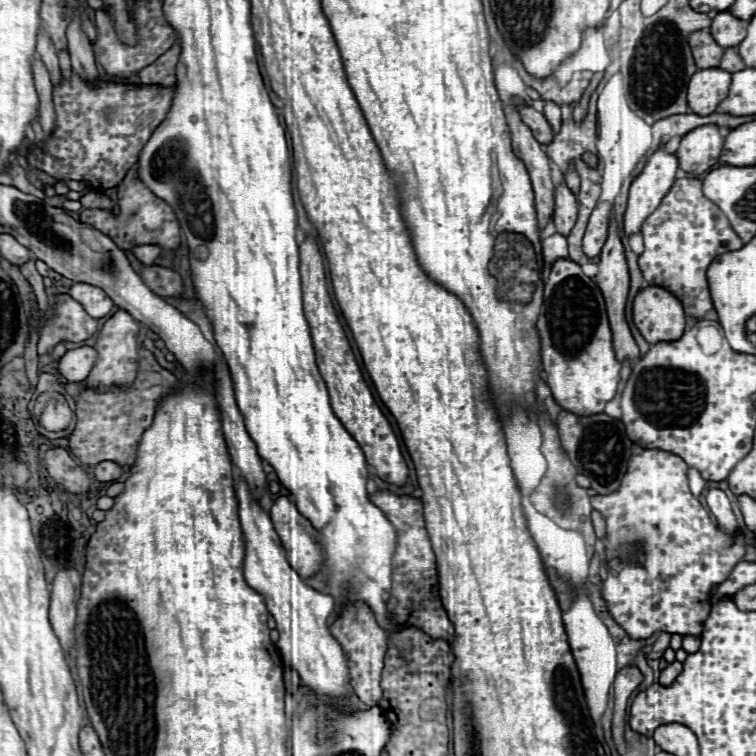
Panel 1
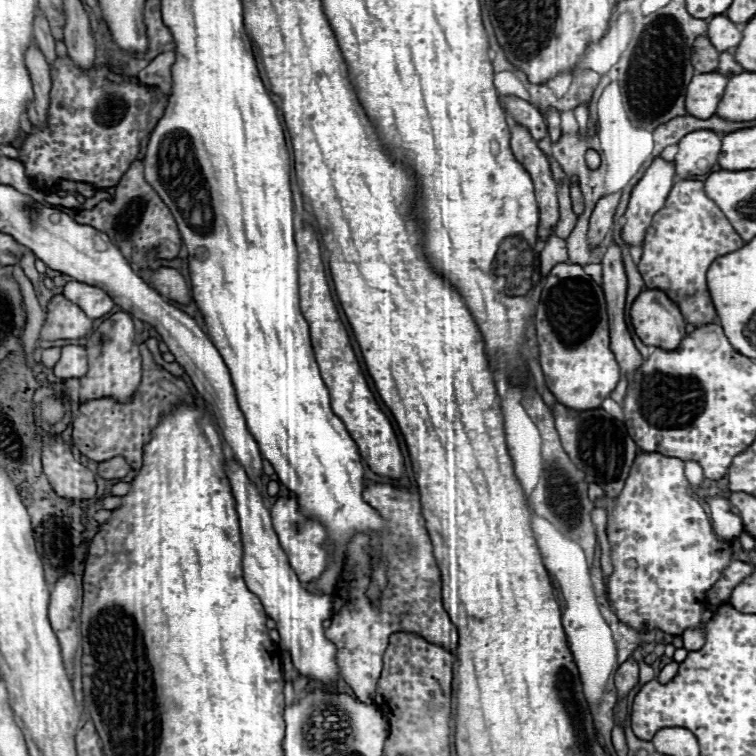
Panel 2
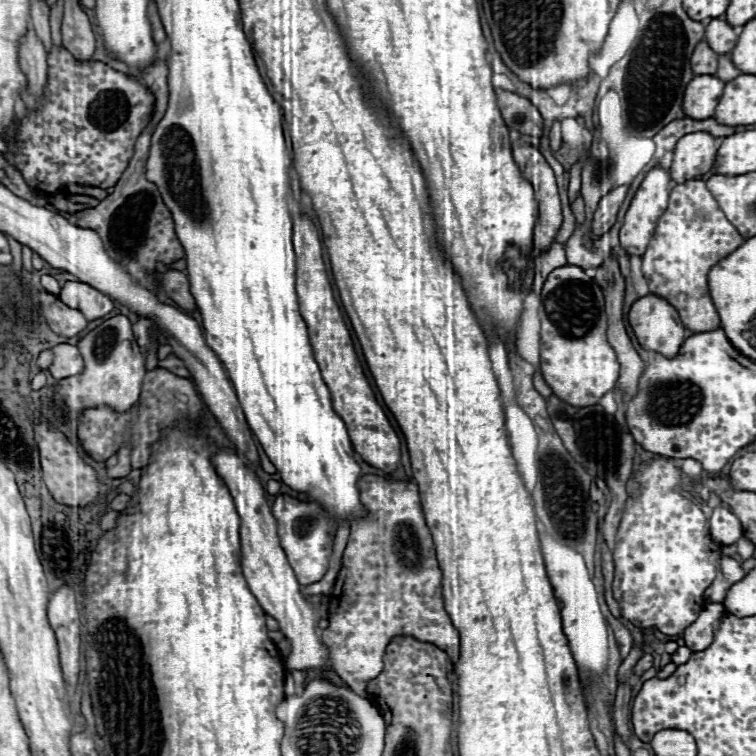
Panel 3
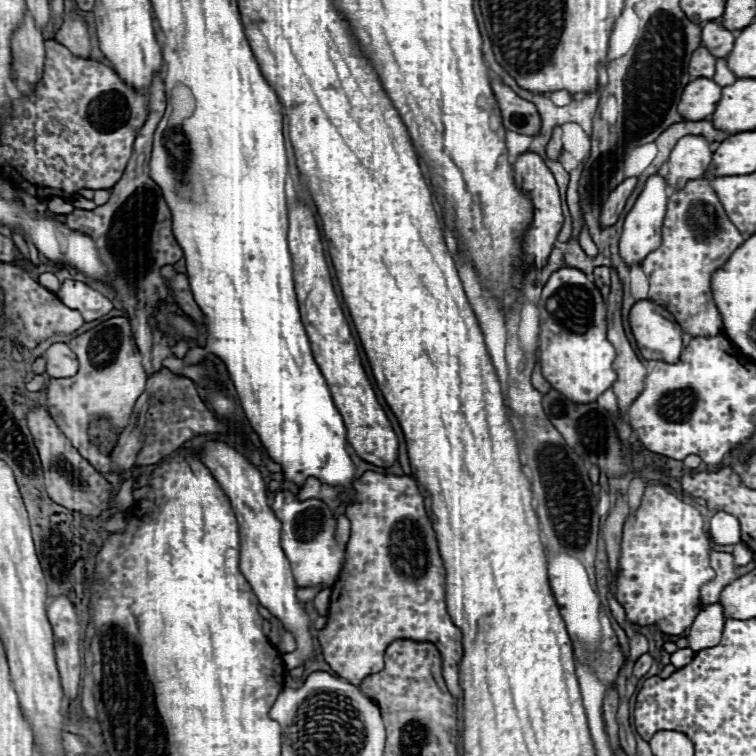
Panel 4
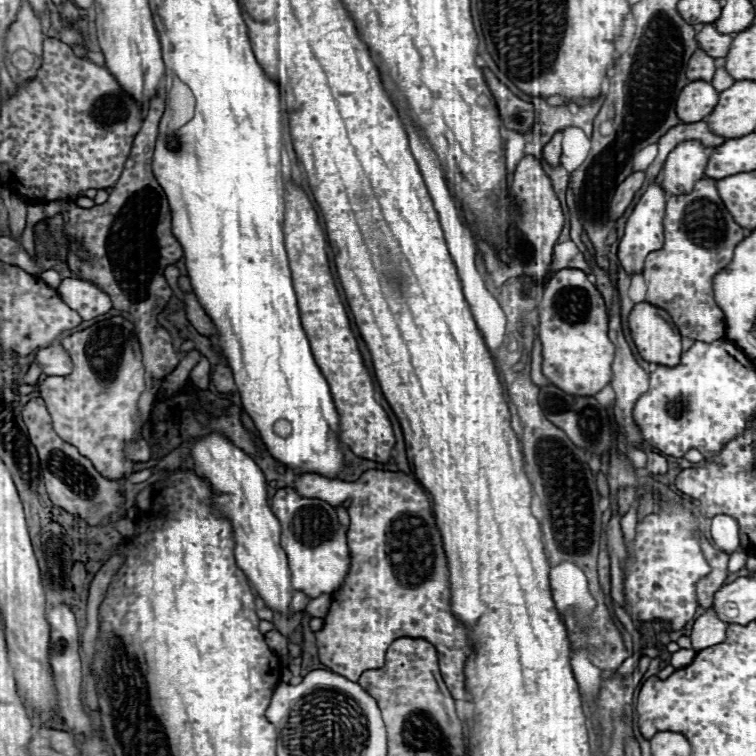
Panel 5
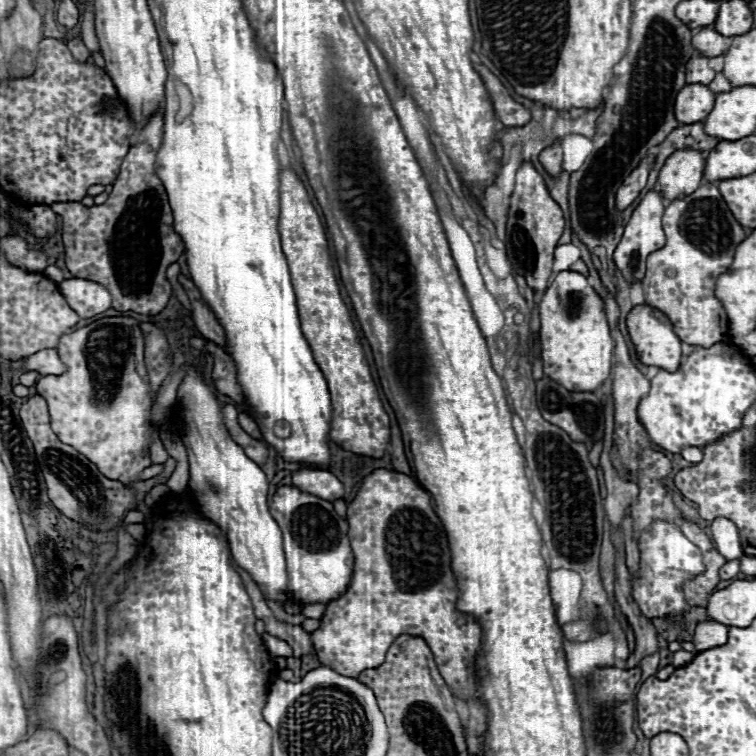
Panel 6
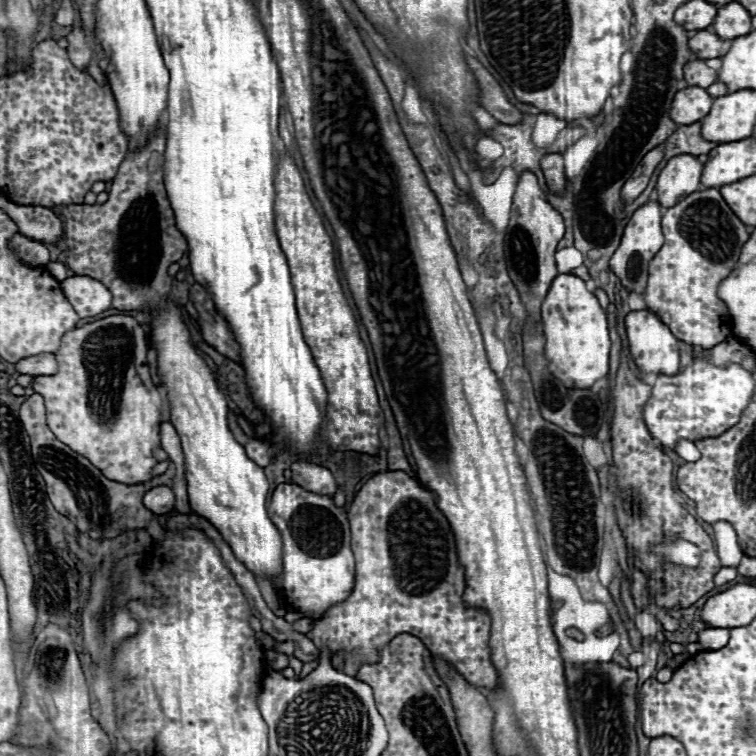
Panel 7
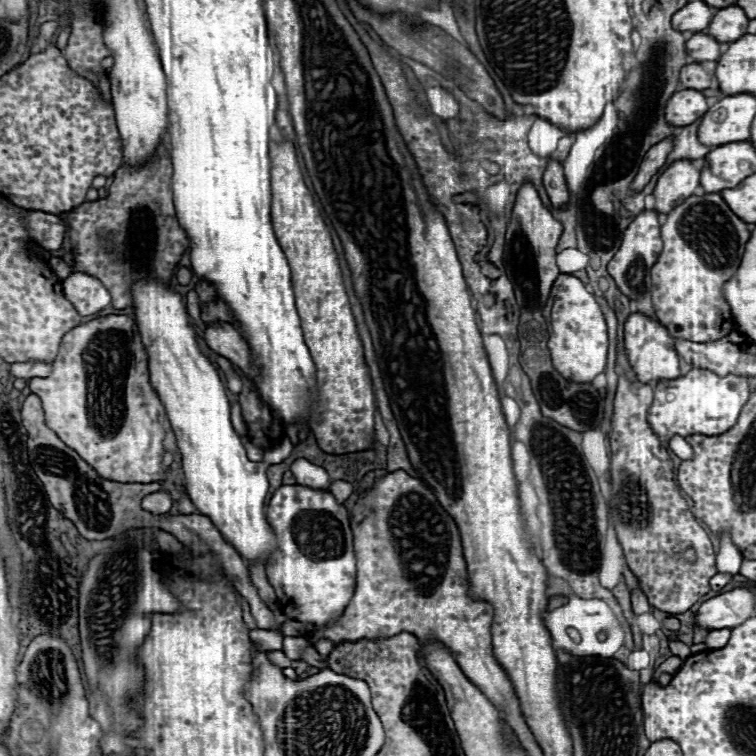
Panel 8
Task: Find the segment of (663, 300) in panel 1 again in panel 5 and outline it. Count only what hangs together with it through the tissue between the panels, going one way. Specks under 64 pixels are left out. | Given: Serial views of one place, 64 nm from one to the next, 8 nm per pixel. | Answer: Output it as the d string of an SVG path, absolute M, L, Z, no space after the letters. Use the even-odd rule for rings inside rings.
M640 302L628 316L632 340L646 362L676 366L682 354L680 332L672 318L648 302Z

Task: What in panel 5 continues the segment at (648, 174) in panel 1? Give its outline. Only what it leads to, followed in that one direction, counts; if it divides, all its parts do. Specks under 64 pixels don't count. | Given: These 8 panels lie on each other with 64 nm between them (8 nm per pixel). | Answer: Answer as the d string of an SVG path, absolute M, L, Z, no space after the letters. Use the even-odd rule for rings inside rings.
M654 180L648 184L646 192L642 194L642 198L638 200L638 204L634 206L632 214L626 220L626 230L624 236L620 238L620 248L618 248L618 260L624 266L624 270L630 272L642 272L644 268L644 260L650 252L654 252L656 248L662 248L664 244L664 234L662 234L662 218L664 218L664 208L666 208L666 196L664 190L660 188L660 184Z

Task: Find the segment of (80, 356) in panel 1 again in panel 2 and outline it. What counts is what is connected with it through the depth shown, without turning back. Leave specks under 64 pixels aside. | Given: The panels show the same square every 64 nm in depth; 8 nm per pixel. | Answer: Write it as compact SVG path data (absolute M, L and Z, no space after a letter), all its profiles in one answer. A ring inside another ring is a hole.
M64 346L58 364L54 366L54 374L58 378L70 380L80 378L88 372L88 352L84 346Z

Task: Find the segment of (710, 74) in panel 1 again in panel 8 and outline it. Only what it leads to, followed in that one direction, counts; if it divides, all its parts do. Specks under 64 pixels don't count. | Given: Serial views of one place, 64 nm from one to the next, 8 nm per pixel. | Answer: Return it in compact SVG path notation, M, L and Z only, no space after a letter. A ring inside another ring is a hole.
M682 90L668 100L666 120L672 126L684 126L696 122L704 112L708 112L706 96L700 90Z

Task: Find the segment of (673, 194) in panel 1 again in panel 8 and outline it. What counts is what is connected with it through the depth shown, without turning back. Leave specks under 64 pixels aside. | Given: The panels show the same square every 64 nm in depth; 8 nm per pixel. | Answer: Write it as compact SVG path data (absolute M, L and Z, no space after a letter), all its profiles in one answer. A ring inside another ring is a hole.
M718 192L696 196L692 194L672 212L668 212L666 222L662 224L664 250L660 252L656 264L652 266L652 306L660 324L668 328L674 338L684 338L690 342L716 342L728 336L734 330L734 320L730 308L722 296L722 286L728 282L736 268L740 266L744 246L750 238L748 224L742 222L722 200Z

